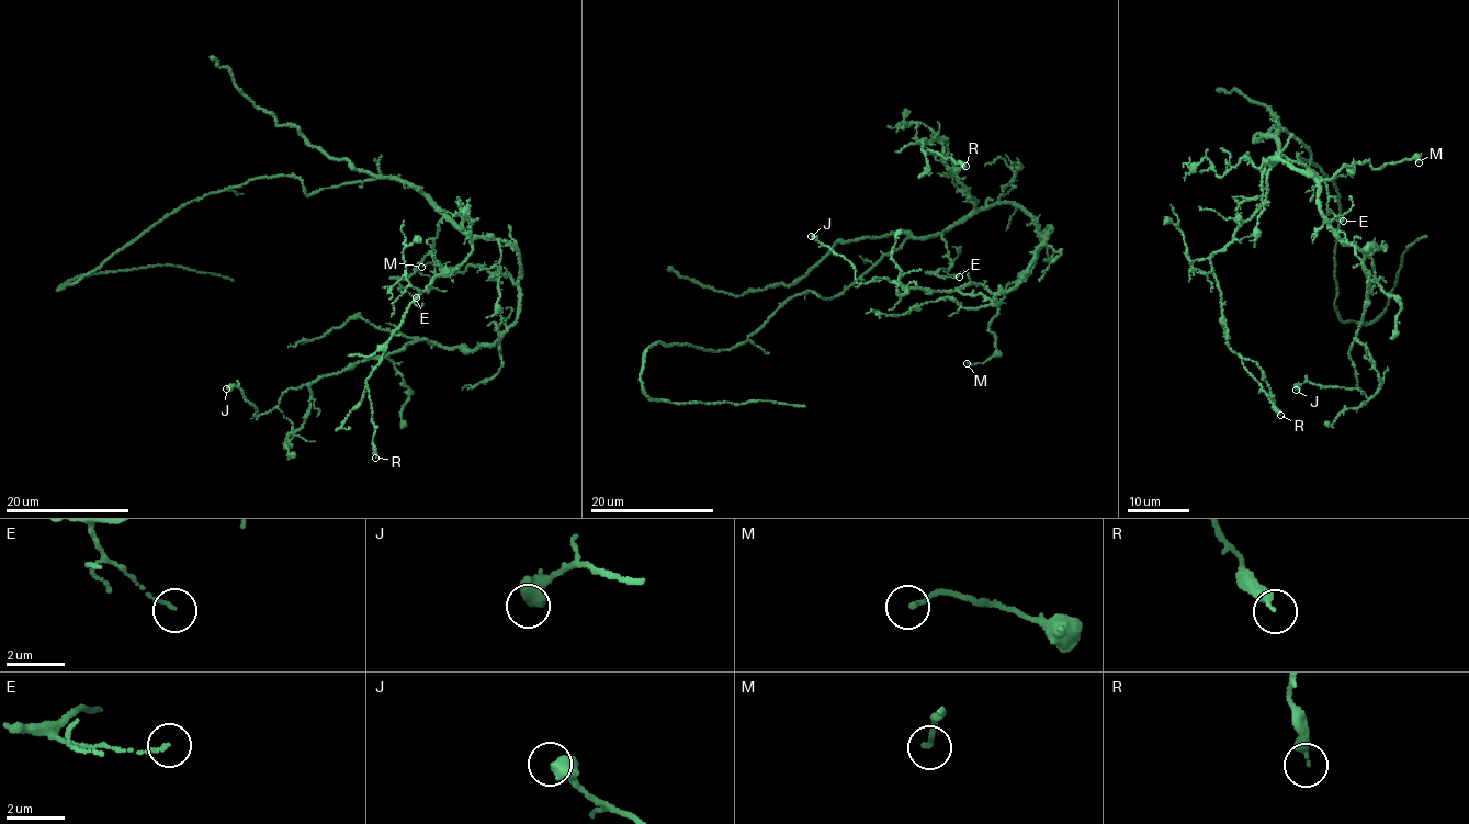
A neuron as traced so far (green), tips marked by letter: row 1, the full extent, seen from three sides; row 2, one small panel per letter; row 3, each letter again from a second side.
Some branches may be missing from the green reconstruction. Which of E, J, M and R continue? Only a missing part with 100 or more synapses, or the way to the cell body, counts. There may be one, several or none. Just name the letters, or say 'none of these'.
none of these

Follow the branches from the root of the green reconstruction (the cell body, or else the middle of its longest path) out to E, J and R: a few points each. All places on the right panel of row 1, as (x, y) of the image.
E: (1279, 130), (1272, 136), (1280, 153), (1322, 177), (1329, 194), (1329, 210), (1343, 221)
J: (1279, 130), (1272, 162), (1318, 183), (1341, 241), (1379, 248), (1362, 261), (1357, 387), (1296, 390)
R: (1279, 130), (1272, 136), (1280, 153), (1269, 167), (1264, 203), (1210, 263), (1230, 348), (1280, 415)

